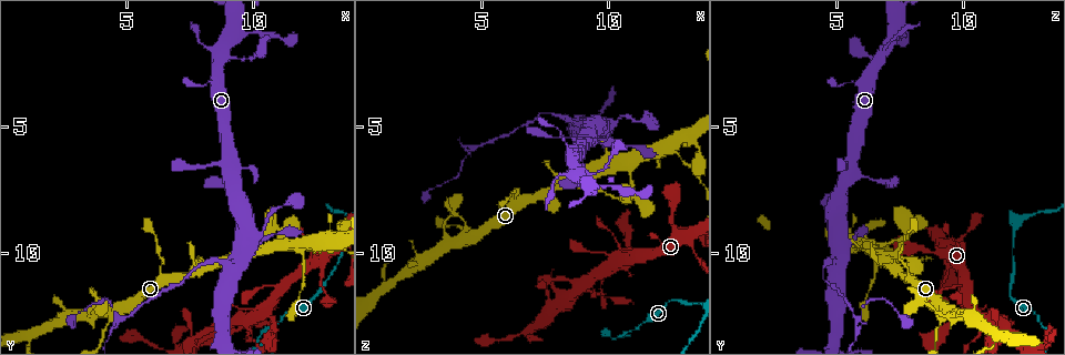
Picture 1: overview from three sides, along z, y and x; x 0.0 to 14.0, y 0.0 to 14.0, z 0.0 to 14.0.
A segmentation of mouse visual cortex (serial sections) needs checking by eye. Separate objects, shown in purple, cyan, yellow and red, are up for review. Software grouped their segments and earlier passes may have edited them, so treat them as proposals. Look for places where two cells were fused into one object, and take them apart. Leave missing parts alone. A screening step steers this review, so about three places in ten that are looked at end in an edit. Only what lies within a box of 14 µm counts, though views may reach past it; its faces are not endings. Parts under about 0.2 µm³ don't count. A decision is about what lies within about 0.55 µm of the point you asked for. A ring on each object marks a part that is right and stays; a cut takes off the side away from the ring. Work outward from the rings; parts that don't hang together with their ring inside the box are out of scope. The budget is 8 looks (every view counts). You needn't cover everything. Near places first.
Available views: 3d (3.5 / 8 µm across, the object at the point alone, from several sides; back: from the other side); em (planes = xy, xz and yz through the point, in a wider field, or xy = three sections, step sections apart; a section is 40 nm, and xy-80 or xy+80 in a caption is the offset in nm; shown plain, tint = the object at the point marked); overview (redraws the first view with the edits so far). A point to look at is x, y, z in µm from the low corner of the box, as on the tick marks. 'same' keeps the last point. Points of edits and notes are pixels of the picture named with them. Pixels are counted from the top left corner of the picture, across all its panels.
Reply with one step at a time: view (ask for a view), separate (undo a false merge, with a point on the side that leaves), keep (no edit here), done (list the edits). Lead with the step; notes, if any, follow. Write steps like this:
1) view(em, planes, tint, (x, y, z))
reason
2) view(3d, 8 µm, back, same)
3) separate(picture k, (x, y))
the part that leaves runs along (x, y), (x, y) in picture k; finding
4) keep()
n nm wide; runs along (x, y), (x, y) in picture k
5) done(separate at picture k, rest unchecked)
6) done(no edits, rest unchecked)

view(3d, 8 µm, (10.2, 13.3, 13.3))
a fork

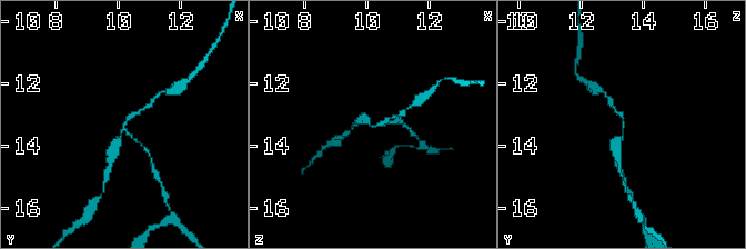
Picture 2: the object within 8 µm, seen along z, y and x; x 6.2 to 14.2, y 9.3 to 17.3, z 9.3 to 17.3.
view(em, xy, step 5, tint, (10.2, 13.4, 13.4))
need the tissue

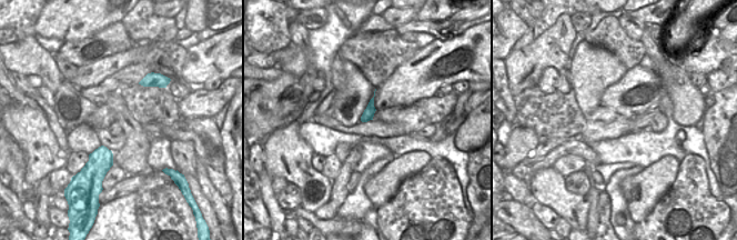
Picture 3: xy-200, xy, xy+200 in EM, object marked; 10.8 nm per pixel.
separate(picture 2, (399, 120))
120 nm wide; a second cell is stuck on

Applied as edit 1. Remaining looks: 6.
view(overview)
see it whole again

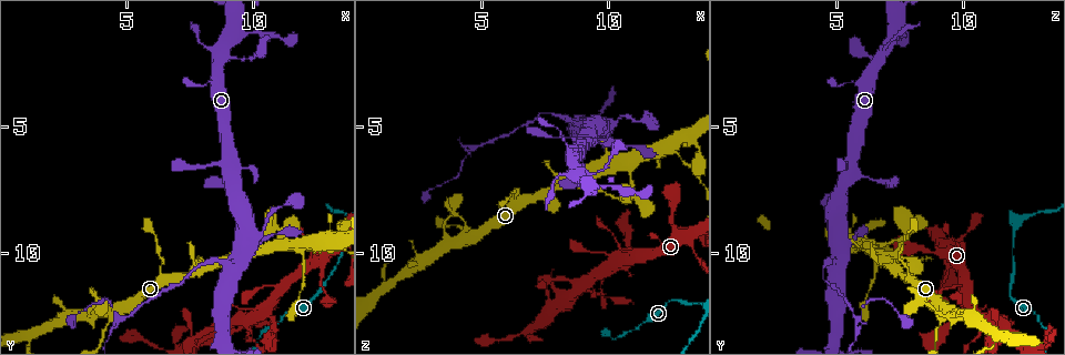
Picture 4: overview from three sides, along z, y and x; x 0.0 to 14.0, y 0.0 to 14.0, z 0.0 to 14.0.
view(3d, 8 µm, (8.9, 10.5, 5.0))
small branch off a trunk

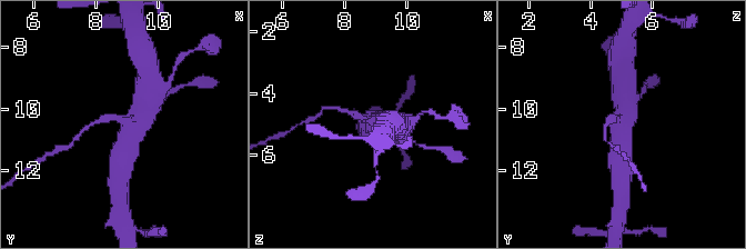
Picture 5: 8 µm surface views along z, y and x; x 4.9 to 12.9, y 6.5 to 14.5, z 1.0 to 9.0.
view(em, xy, step 1, tint, (8.9, 10.5, 4.9))
shape alone is not enough

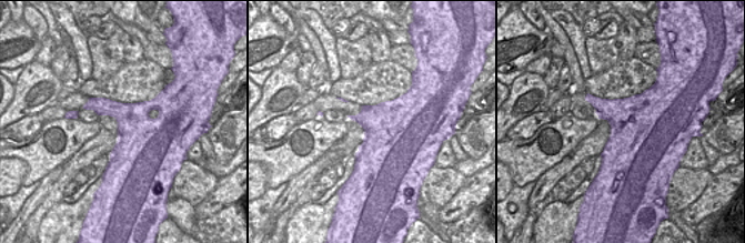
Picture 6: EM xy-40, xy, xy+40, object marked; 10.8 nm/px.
separate(picture 5, (345, 110))
arms of 200, 700, 700 nm; the part that leaves runs along (364, 118), (326, 107) in picture 5; a second cell is stuck on

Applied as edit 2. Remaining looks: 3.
view(3d, 3.5 µm, (10.5, 9.8, 6.4))
two arms in line, one across

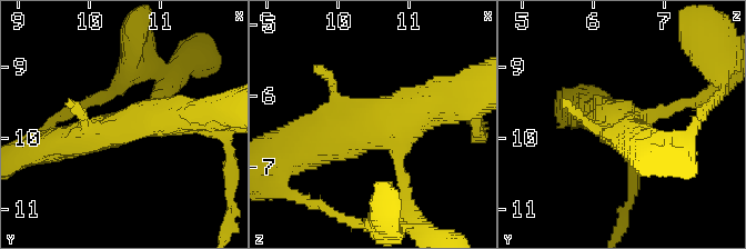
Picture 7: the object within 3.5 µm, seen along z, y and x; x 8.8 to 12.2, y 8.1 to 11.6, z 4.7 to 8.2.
view(em, xy, step 3, tint, (10.55, 9.85, 6.40))

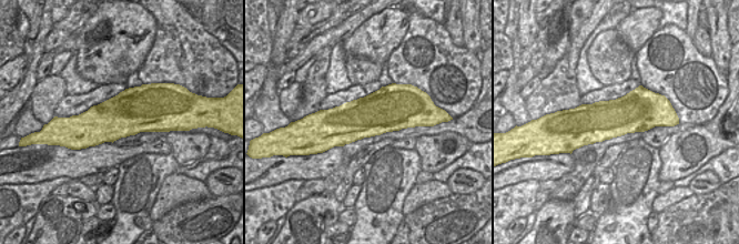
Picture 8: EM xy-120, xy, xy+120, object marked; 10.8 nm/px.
keep()
runs along (310, 148), (443, 100) in picture 7; all the same cell

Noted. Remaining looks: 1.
done(separate at picture 2, separate at picture 5, rest unchecked)

